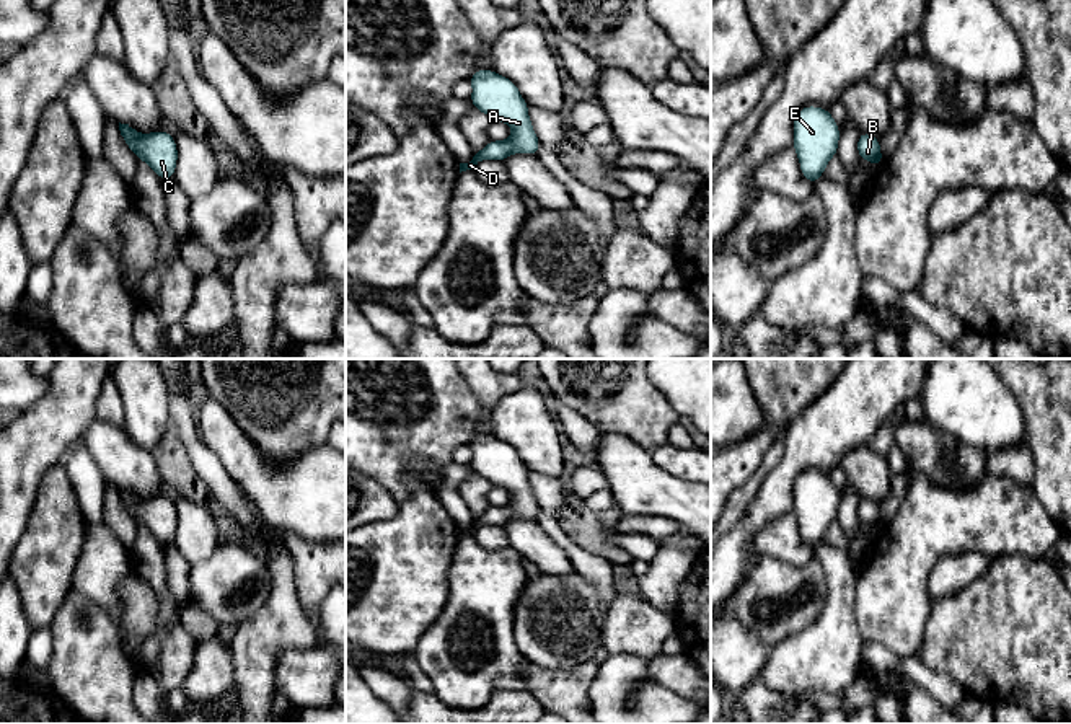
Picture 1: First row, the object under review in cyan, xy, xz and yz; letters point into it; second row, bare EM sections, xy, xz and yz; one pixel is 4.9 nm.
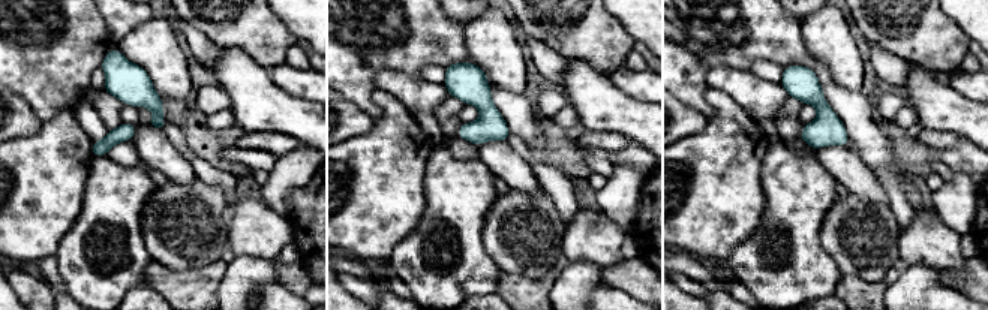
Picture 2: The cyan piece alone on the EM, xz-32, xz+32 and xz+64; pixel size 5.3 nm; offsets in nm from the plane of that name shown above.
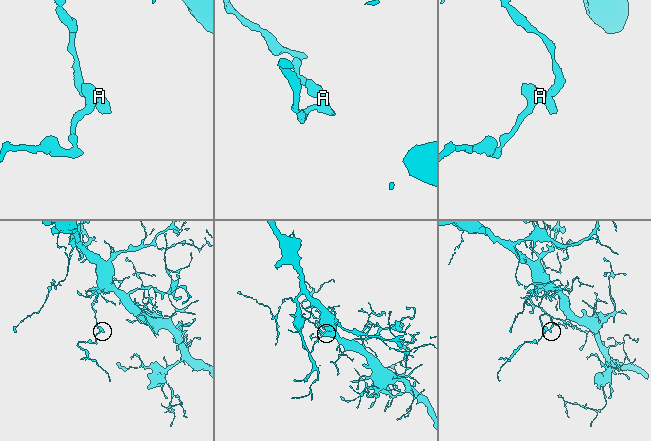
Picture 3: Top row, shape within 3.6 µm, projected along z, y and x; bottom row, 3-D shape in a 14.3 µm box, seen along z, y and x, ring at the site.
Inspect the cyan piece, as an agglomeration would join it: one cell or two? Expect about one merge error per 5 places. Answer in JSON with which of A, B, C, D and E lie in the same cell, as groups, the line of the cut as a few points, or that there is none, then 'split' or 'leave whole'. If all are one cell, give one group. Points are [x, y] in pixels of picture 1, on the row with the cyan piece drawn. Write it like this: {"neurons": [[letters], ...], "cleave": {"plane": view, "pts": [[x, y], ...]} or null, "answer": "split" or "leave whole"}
{"neurons": [["A", "B", "C", "D", "E"]], "cleave": null, "answer": "leave whole"}

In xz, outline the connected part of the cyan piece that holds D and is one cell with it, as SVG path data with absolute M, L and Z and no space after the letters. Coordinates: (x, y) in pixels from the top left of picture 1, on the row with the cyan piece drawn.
M479 68L468 80L473 86L469 101L474 109L487 114L492 121L509 124L513 134L502 142L489 140L483 150L474 152L468 163L460 163L460 173L473 170L481 160L504 161L512 153L536 155L541 143L533 130L528 104L517 85L487 68Z

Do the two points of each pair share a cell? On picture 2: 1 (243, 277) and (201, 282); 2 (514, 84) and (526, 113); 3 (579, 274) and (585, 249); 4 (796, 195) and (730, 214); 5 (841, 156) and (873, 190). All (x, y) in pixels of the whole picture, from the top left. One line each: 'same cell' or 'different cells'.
1: different cells
2: different cells
3: different cells
4: different cells
5: same cell

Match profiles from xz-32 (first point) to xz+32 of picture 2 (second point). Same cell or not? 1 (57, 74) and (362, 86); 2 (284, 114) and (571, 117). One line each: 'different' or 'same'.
1: same
2: different

